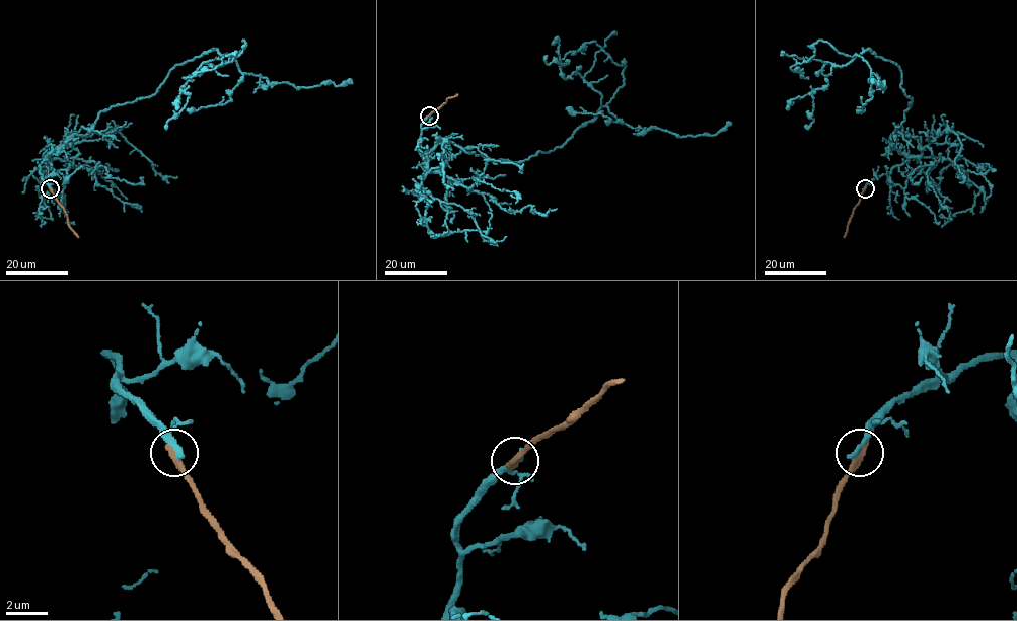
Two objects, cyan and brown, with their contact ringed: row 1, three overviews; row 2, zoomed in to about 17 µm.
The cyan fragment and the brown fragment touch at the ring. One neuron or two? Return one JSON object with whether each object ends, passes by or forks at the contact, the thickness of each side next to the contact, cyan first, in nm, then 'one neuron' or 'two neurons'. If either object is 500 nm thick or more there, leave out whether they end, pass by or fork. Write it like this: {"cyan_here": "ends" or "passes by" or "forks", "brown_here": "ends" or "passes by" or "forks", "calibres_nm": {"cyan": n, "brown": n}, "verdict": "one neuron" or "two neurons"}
{"cyan_here": "passes by", "brown_here": "ends", "calibres_nm": {"cyan": 280, "brown": 400}, "verdict": "two neurons"}

